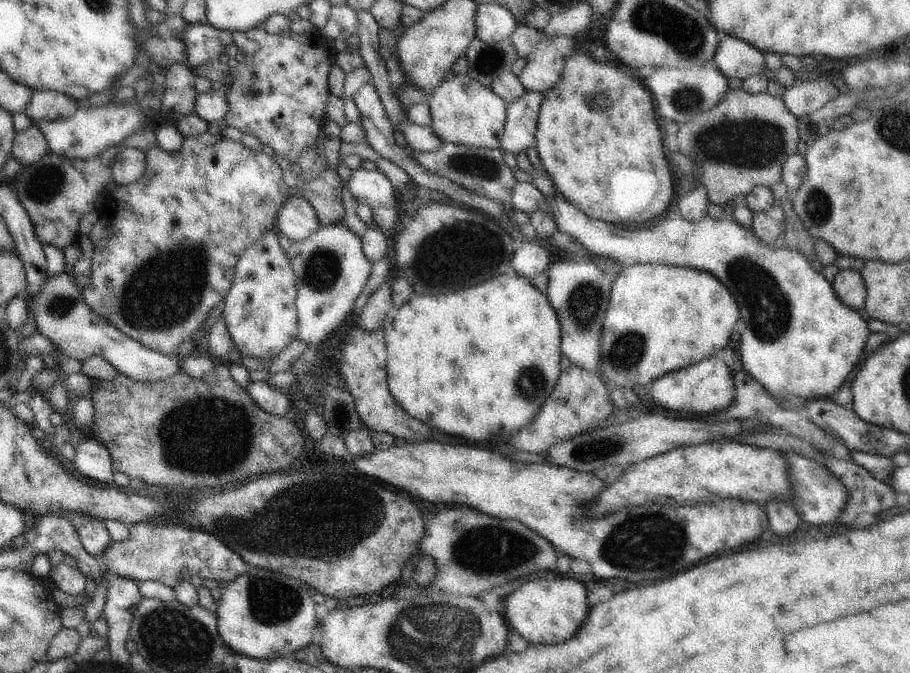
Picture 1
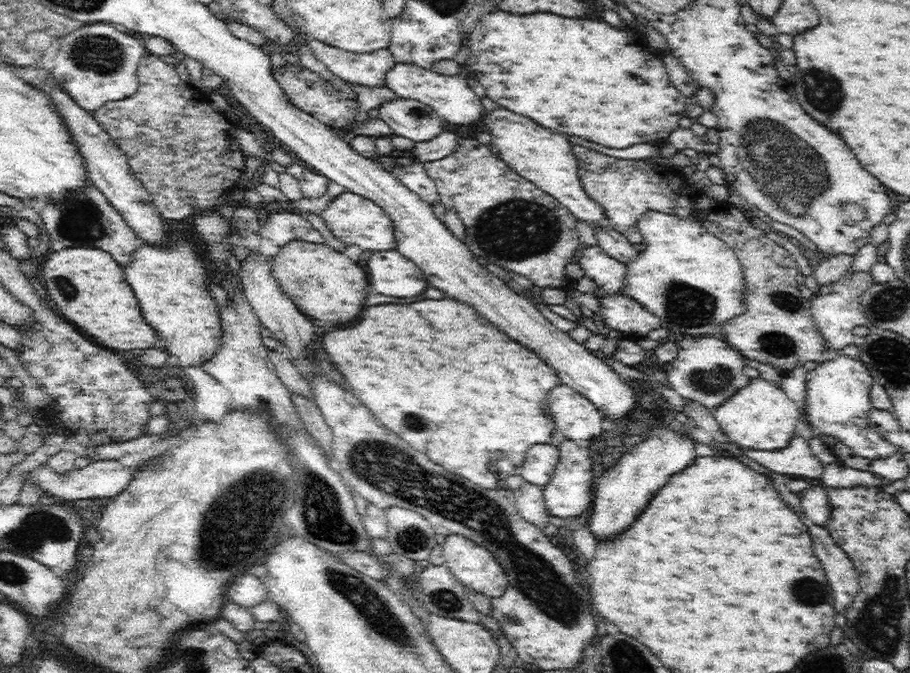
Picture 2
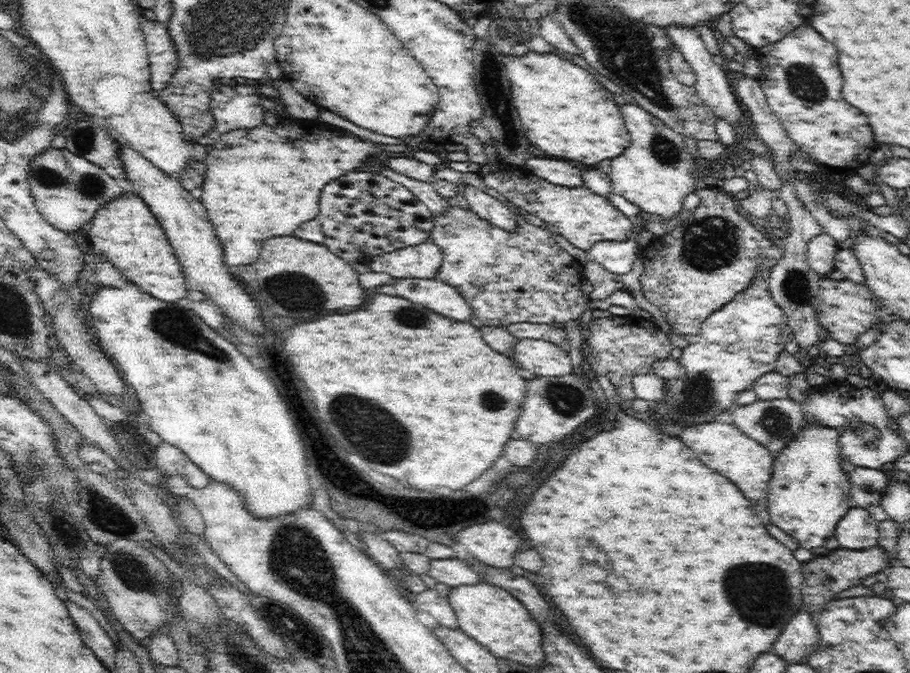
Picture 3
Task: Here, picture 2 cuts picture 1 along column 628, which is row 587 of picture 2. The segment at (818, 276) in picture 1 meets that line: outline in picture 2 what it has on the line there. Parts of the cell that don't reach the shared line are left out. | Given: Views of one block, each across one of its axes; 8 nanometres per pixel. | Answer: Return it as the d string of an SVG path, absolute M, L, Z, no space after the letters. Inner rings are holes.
M253 574L234 577L226 590L227 599L238 605L252 608L268 600L268 589L263 581Z

